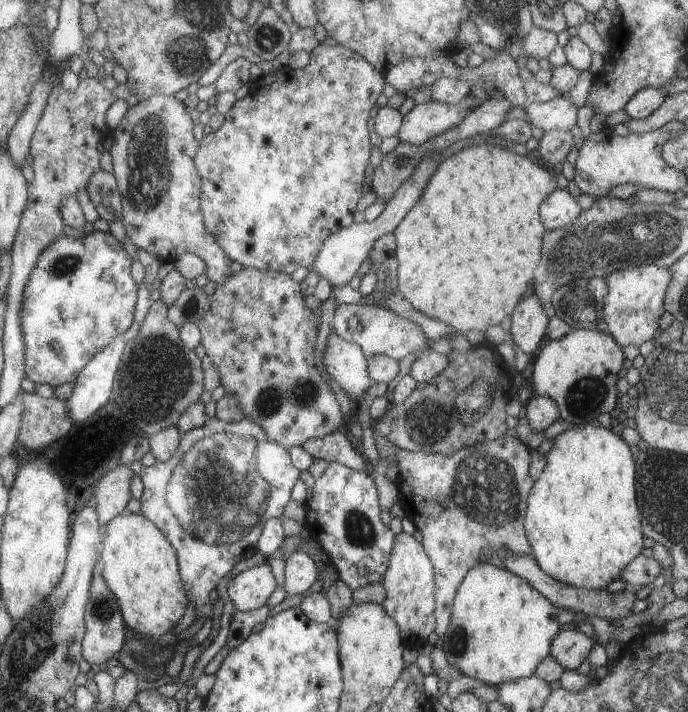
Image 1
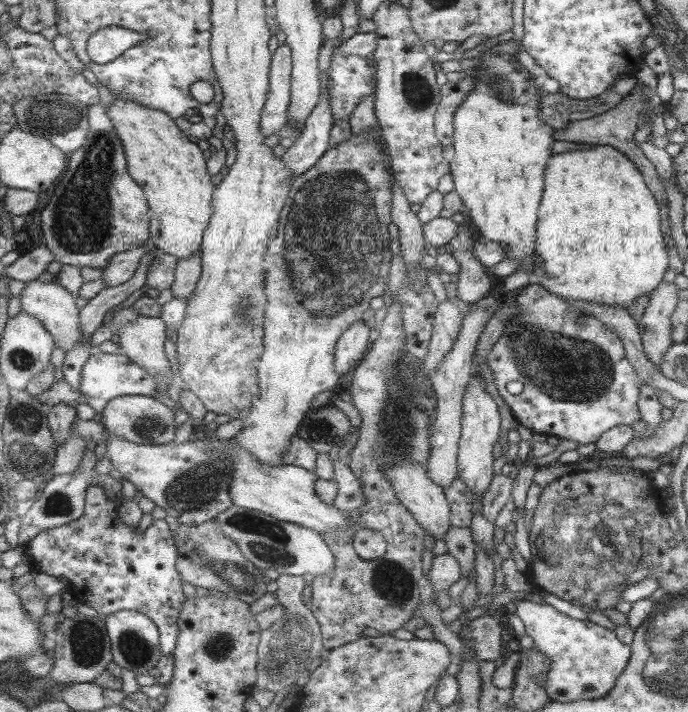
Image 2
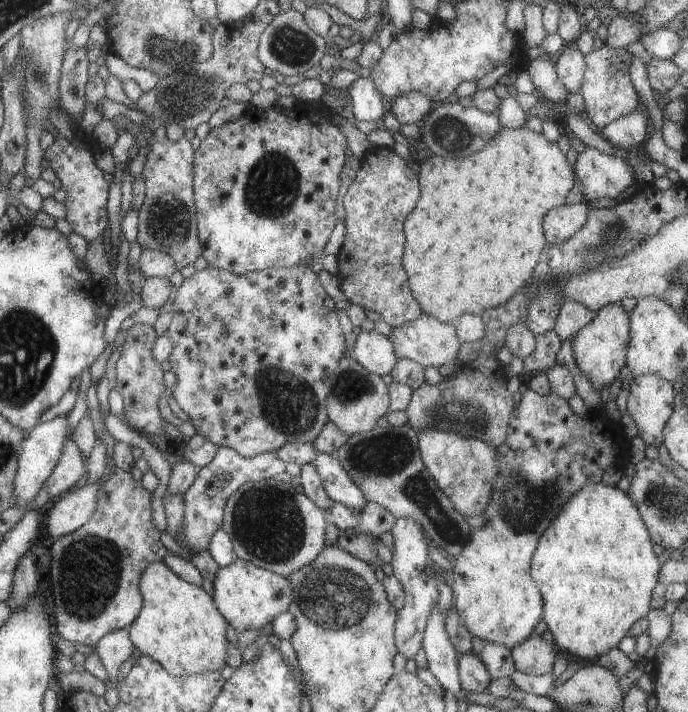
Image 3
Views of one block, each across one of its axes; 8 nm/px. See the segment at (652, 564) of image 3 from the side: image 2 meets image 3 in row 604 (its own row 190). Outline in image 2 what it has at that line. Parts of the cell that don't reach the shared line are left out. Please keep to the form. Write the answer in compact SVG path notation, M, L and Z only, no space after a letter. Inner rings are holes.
M609 145L563 152L547 162L545 184L539 214L536 214L536 241L531 270L535 282L566 300L584 300L626 309L639 296L651 293L663 280L667 270L667 254L659 232L657 200L632 160Z

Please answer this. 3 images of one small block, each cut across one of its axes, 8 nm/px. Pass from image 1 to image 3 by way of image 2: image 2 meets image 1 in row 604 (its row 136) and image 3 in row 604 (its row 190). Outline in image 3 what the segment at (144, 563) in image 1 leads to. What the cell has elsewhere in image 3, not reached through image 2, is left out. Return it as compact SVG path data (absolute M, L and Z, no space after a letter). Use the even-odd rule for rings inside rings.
M162 561L148 564L138 588L144 600L143 608L130 624L128 635L142 655L152 657L174 677L187 678L225 666L227 621L216 609L212 596L200 586L183 581Z

